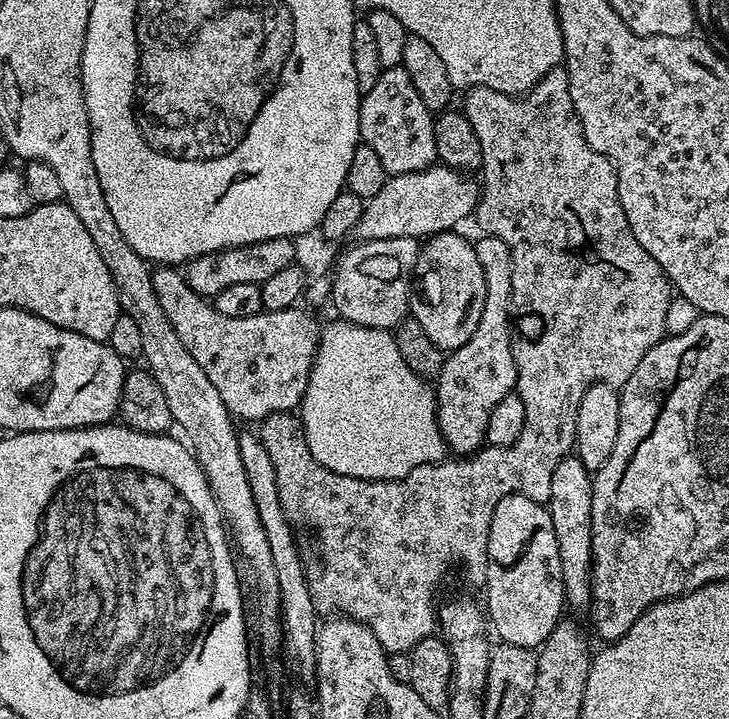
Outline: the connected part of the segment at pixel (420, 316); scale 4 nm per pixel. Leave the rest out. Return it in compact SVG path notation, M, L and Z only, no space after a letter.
M453 230L450 232L439 232L436 236L427 237L419 245L418 255L416 258L416 266L414 269L415 275L418 277L418 284L420 280L420 288L424 291L424 300L413 299L410 304L410 312L414 317L416 315L416 320L420 323L419 331L427 338L429 345L433 349L445 348L445 353L451 354L456 351L456 349L461 348L465 342L474 334L474 330L478 330L478 322L482 318L482 310L484 309L484 303L486 302L486 278L482 274L482 262L478 262L478 254L476 253L475 243L470 239L467 240L464 236L459 236L459 231Z

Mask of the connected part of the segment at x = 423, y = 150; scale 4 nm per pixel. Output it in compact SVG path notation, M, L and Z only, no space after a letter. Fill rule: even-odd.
M403 66L383 69L378 82L374 82L374 86L370 86L370 90L361 95L360 139L366 146L370 146L370 150L374 150L374 154L378 154L389 177L421 172L437 163L434 113L426 106L426 102L422 102L418 90L414 90L414 82L410 82L410 74L406 74Z

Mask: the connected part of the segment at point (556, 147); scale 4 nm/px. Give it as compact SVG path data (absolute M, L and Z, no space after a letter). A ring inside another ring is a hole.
M563 66L549 70L529 92L523 93L523 95L508 96L505 92L489 88L469 88L463 93L463 96L462 111L470 122L470 126L474 128L474 134L478 134L478 146L482 146L484 185L481 183L478 188L474 221L476 220L477 226L481 228L479 230L481 233L502 238L502 242L508 244L512 259L510 312L514 317L514 332L518 337L512 341L512 353L516 363L516 387L514 390L520 395L522 406L526 408L526 422L522 426L522 434L518 434L518 442L514 442L508 448L484 446L475 454L464 459L448 458L443 462L423 464L404 476L402 480L359 480L353 476L338 474L336 469L322 466L322 462L318 462L318 458L314 458L304 437L304 429L299 415L292 412L275 412L267 416L265 420L259 421L258 424L258 435L262 446L270 454L277 474L278 498L281 499L286 518L296 530L305 528L308 532L320 532L320 544L324 547L324 560L320 556L310 558L308 556L304 565L310 598L313 599L317 613L347 614L351 619L360 621L376 635L380 645L389 654L411 653L412 648L418 646L418 642L422 642L422 638L433 635L437 631L436 591L439 590L440 583L447 578L448 572L460 568L466 583L480 585L485 583L490 522L501 498L519 494L539 504L547 505L554 470L558 466L558 462L562 462L565 456L573 451L576 442L576 415L586 390L592 384L609 384L611 388L617 390L623 388L625 382L630 378L630 374L634 374L634 370L638 370L638 362L642 362L642 358L646 358L648 351L658 341L664 339L666 310L674 295L674 289L668 277L665 276L664 269L660 267L660 263L636 241L630 230L628 219L618 198L616 165L607 156L598 154L598 150L594 150L586 142L576 107L574 102L570 102L568 71Z

